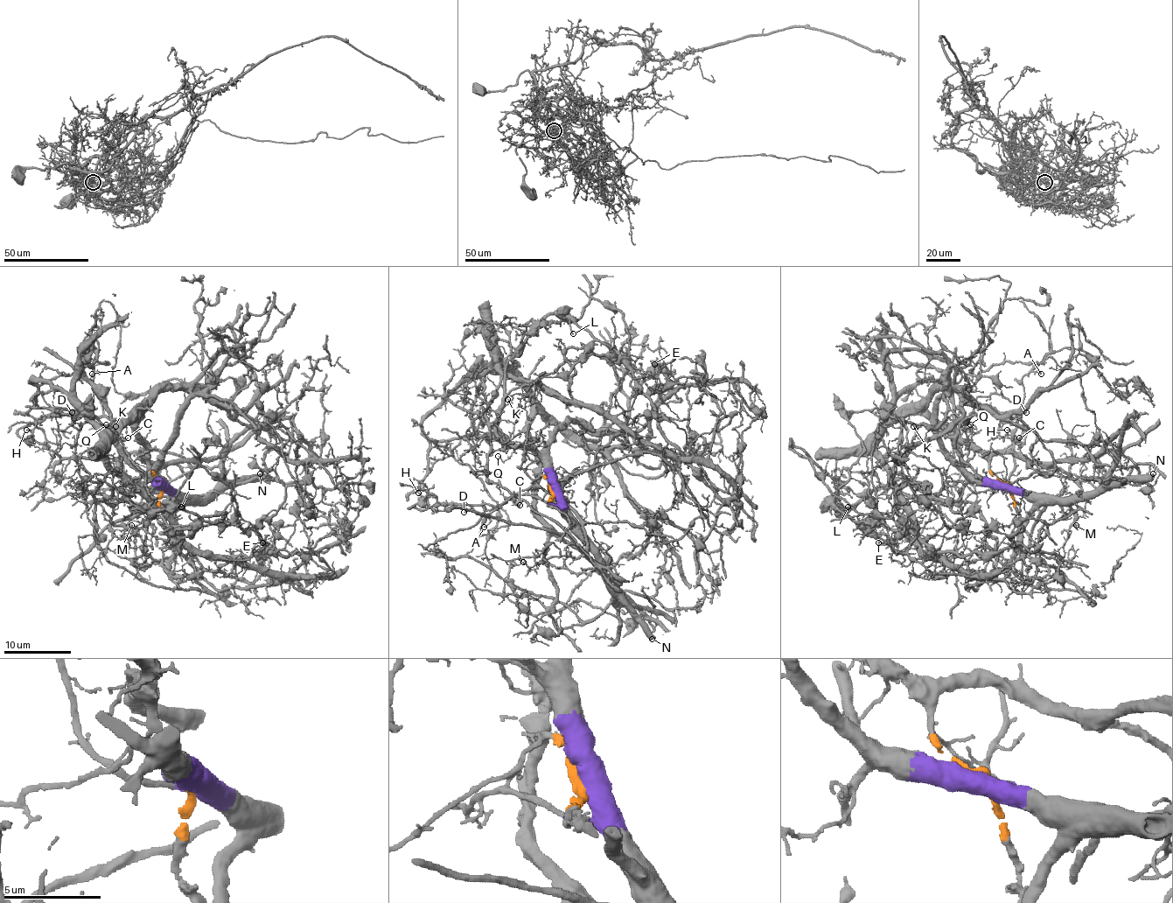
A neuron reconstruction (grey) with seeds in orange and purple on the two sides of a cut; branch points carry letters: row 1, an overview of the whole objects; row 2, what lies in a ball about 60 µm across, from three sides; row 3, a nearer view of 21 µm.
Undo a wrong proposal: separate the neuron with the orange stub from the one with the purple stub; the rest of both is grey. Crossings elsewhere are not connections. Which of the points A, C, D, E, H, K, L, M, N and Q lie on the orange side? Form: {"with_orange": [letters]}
{"with_orange": []}

